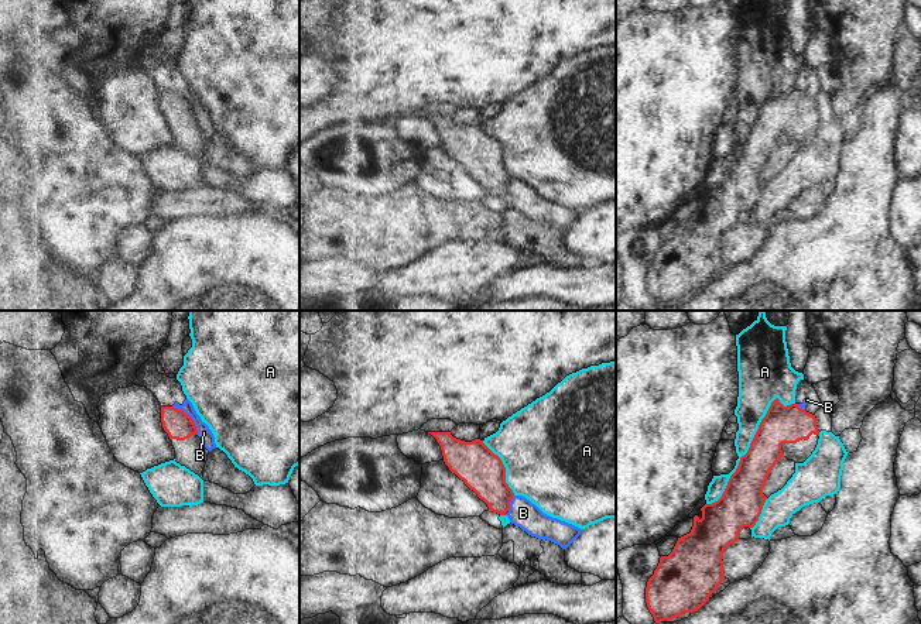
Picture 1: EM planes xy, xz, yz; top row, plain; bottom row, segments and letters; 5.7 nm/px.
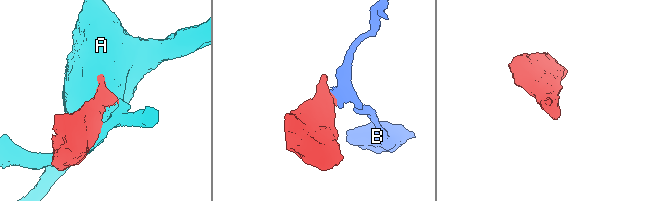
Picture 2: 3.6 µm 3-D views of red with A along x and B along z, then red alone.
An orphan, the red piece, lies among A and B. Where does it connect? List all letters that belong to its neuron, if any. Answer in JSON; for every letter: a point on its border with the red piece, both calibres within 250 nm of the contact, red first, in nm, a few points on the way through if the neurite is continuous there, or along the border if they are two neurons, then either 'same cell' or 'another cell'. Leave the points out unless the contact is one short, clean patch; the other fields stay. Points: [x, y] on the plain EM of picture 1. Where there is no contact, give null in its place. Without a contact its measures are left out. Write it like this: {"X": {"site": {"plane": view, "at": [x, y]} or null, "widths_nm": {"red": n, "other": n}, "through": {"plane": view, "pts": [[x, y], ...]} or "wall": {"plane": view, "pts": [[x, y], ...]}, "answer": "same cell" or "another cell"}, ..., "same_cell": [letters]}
{"A": {"site": {"plane": "yz", "at": [750, 129]}, "widths_nm": {"red": 220, "other": 190}, "answer": "another cell"}, "B": {"site": {"plane": "xy", "at": [189, 100]}, "widths_nm": {"red": 160, "other": 80}, "wall": {"plane": "xy", "pts": [[173, 89], [182, 93], [191, 102], [198, 117]]}, "answer": "another cell"}, "same_cell": []}

